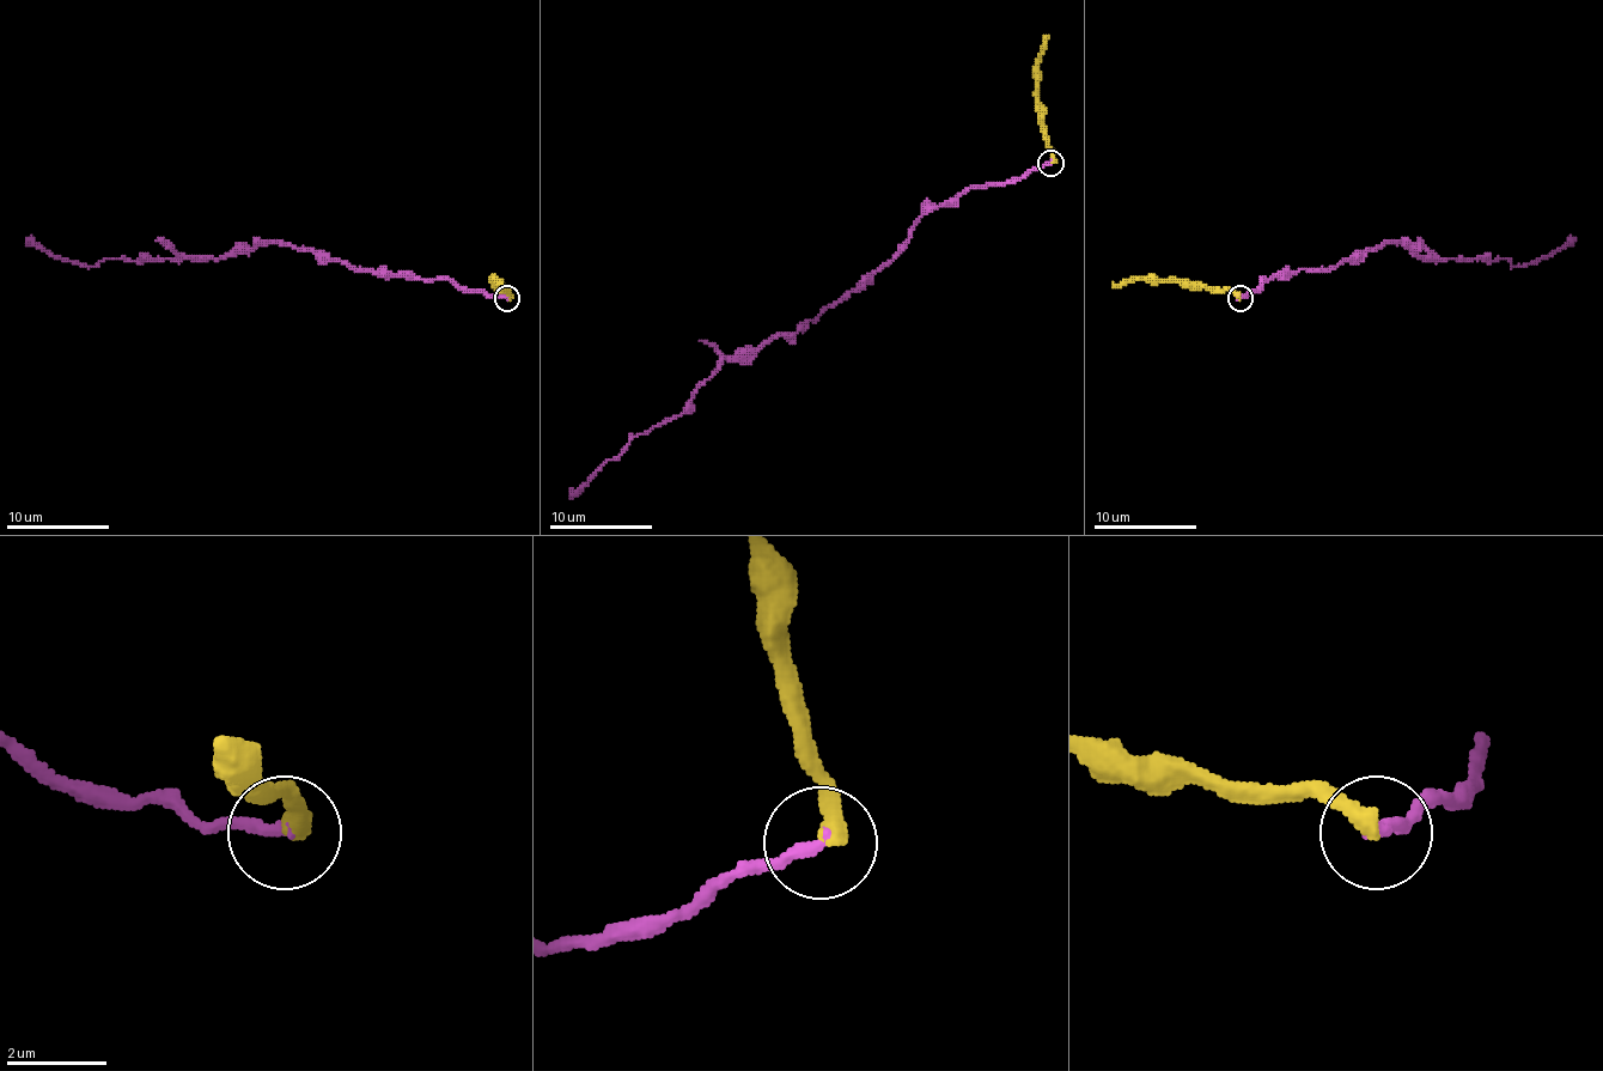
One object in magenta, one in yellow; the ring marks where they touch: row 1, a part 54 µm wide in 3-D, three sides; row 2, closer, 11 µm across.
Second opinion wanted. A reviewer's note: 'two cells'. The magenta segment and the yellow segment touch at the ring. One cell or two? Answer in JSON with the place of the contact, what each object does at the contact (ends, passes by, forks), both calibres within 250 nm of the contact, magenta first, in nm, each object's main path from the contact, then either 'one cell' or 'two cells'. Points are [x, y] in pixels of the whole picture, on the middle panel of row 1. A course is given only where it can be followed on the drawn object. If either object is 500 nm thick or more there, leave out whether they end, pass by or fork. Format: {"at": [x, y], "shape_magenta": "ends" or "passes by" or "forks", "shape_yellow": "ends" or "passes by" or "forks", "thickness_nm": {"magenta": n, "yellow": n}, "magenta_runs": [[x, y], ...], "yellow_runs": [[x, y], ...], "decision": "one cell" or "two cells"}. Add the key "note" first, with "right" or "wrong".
{"note": "right", "at": [1050, 163], "shape_magenta": "ends", "shape_yellow": "ends", "thickness_nm": {"magenta": 280, "yellow": 400}, "magenta_runs": [[1050, 162], [932, 206], [896, 255], [794, 333], [727, 357], [681, 413], [634, 437], [570, 498]], "yellow_runs": [[1050, 162], [1043, 105], [1038, 101], [1038, 54], [1048, 35]], "decision": "two cells"}

